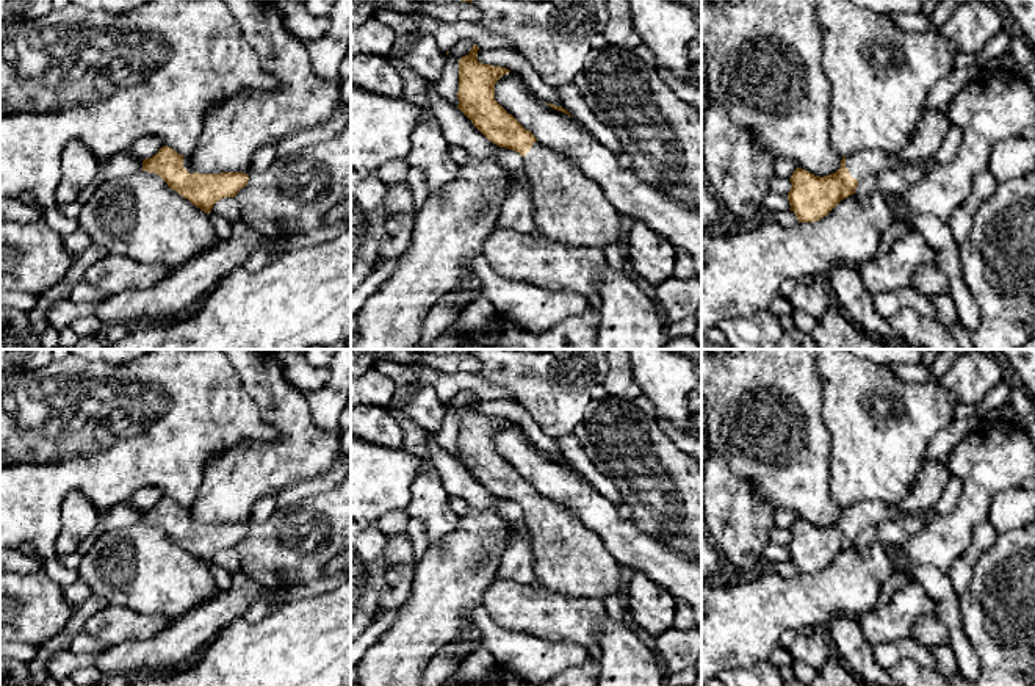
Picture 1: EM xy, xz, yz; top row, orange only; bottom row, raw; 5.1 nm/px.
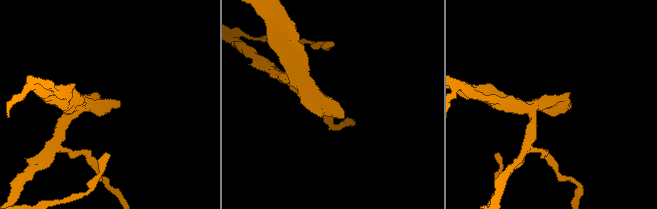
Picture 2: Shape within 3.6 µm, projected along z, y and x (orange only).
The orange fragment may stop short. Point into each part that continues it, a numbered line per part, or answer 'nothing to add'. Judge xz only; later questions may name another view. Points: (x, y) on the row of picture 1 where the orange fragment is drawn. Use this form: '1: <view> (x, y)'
1: xz (570, 209)

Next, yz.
1: yz (868, 163)

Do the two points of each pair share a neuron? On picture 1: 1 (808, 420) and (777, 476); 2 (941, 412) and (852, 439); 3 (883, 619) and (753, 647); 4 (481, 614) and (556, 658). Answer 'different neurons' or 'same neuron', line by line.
1: same neuron
2: same neuron
3: different neurons
4: same neuron

